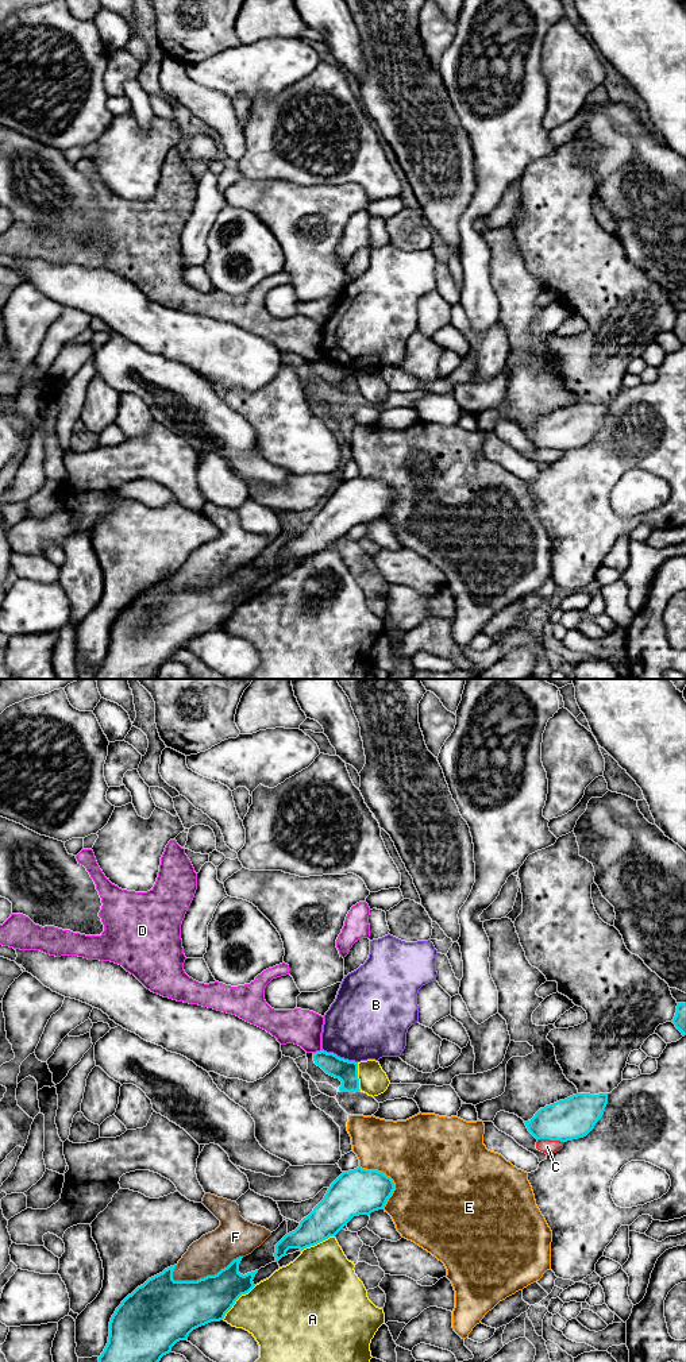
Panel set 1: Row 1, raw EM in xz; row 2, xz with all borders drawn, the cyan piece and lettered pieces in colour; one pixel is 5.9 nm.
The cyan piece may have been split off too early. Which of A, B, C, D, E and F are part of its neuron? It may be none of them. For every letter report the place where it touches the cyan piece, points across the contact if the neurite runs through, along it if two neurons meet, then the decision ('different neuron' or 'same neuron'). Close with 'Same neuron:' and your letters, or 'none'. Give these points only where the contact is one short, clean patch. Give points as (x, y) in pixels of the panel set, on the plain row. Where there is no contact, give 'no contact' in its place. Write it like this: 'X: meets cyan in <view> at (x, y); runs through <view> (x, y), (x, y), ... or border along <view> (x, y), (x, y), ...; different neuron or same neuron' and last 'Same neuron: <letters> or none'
A: meets cyan in xz at (236, 608); different neuron
B: meets cyan in xz at (339, 366); different neuron
C: meets cyan in xz at (551, 448); different neuron
D: meets cyan in xz at (318, 361); border along xz (322, 358), (313, 362); different neuron
E: meets cyan in xz at (390, 487); different neuron
F: meets cyan in xz at (207, 585); different neuron
Same neuron: none

